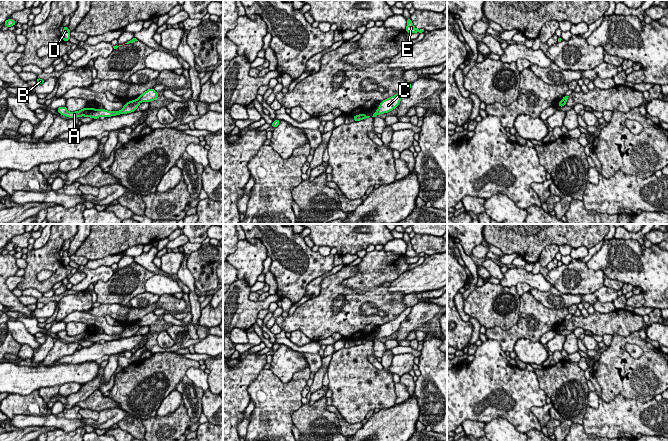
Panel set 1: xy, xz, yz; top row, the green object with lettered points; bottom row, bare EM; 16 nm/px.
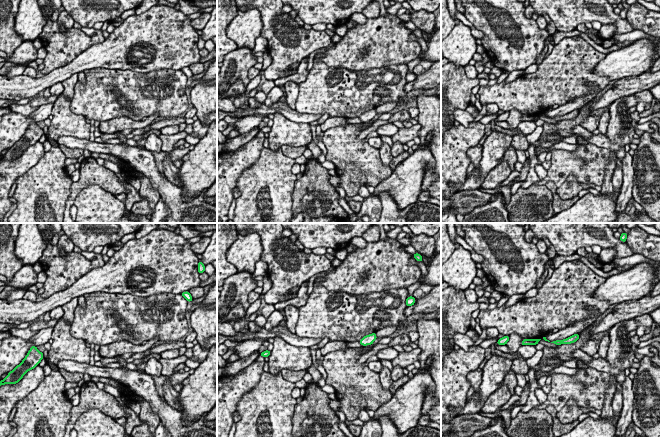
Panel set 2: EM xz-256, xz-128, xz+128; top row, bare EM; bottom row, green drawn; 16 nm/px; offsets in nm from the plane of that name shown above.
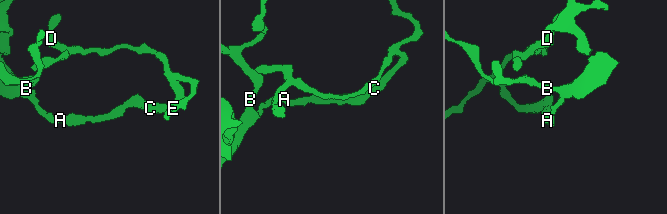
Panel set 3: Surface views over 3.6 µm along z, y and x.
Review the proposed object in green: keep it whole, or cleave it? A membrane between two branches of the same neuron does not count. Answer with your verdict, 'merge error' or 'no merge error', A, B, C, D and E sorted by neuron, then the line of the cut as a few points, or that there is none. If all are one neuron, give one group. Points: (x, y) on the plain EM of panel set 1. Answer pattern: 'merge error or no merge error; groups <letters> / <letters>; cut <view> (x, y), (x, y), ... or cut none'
merge error; groups A B / C D E; cut xy (136, 323), (139, 326)

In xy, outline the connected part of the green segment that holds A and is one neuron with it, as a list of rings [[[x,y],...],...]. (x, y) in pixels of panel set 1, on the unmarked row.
[[[135,323],[132,325],[129,325],[127,327],[125,327],[124,331],[120,334],[120,335],[107,335],[105,333],[99,334],[99,333],[95,333],[95,332],[83,332],[79,335],[76,336],[68,336],[66,330],[63,331],[59,331],[56,334],[59,336],[59,338],[69,341],[69,342],[74,342],[76,340],[86,340],[86,341],[90,341],[90,342],[100,342],[101,340],[104,341],[111,341],[111,340],[116,340],[116,339],[120,339],[120,338],[127,338],[127,337],[131,337],[136,335],[137,331],[140,329],[140,326]]]

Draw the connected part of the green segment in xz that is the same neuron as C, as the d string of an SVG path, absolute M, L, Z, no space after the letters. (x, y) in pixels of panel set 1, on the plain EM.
M407 307L396 319L389 321L380 326L379 332L373 338L372 341L375 341L379 338L384 338L392 335L393 333L397 332L399 329L402 321L409 315L411 312L412 307Z

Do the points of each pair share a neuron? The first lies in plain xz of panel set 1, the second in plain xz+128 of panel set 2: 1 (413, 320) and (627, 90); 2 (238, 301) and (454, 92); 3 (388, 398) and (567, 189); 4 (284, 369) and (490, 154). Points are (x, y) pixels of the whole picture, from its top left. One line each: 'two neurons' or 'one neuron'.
1: two neurons
2: one neuron
3: two neurons
4: one neuron

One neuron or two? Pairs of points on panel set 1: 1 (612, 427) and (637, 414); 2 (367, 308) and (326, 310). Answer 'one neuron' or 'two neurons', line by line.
1: one neuron
2: one neuron

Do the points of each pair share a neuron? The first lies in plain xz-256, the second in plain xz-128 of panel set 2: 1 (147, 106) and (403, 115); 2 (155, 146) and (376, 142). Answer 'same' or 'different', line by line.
1: different
2: same

